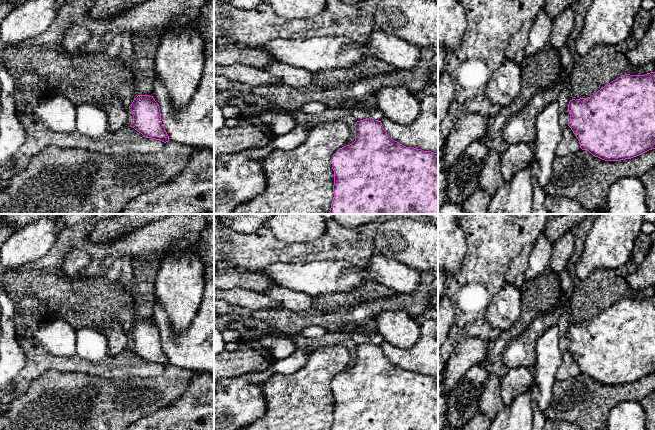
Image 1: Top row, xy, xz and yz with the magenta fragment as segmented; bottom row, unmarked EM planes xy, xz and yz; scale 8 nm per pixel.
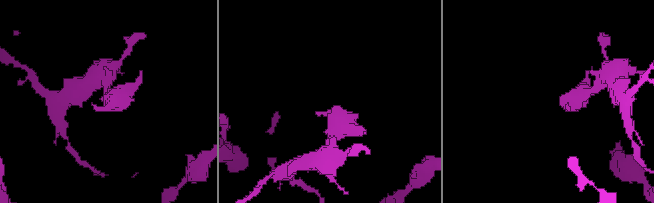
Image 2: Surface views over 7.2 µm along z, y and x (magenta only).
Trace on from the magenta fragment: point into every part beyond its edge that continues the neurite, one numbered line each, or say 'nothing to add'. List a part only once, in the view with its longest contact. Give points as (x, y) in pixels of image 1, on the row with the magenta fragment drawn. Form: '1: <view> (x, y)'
nothing to add

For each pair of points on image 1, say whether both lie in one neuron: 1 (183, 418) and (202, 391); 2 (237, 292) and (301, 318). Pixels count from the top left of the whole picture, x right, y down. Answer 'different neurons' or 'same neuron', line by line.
1: same neuron
2: different neurons

